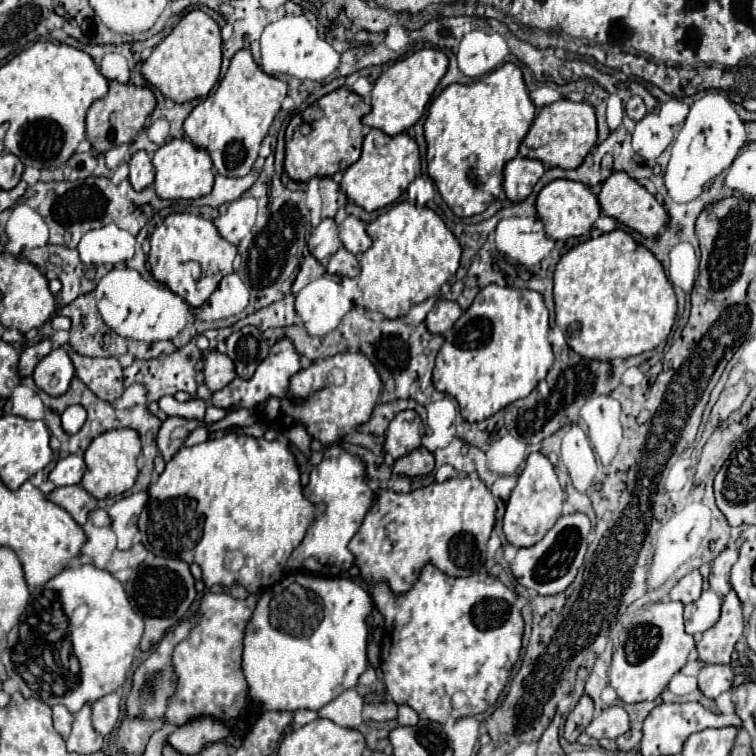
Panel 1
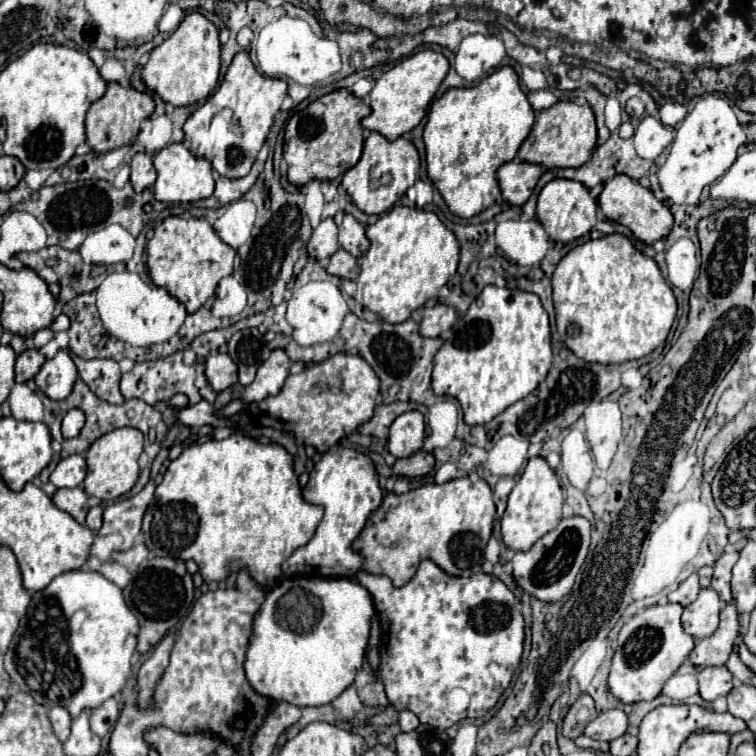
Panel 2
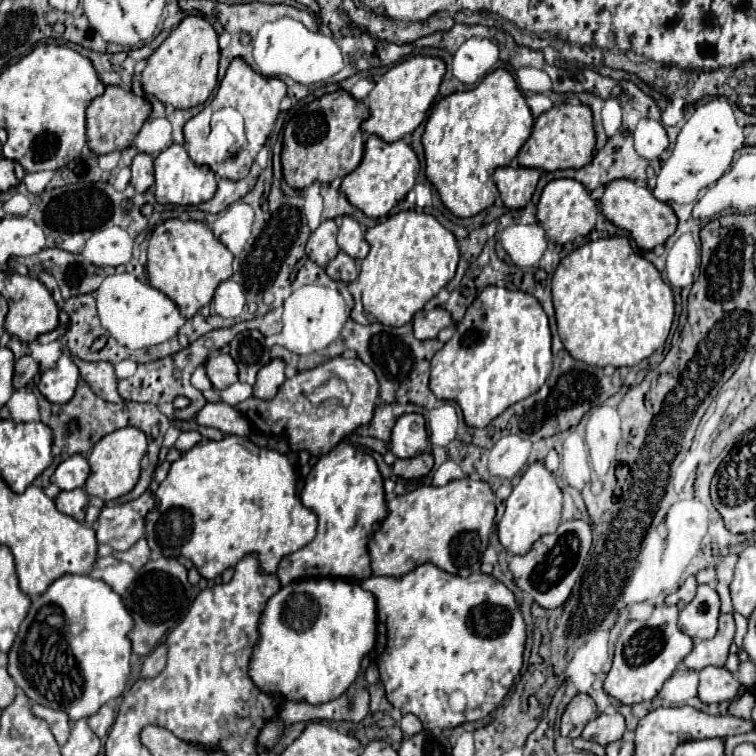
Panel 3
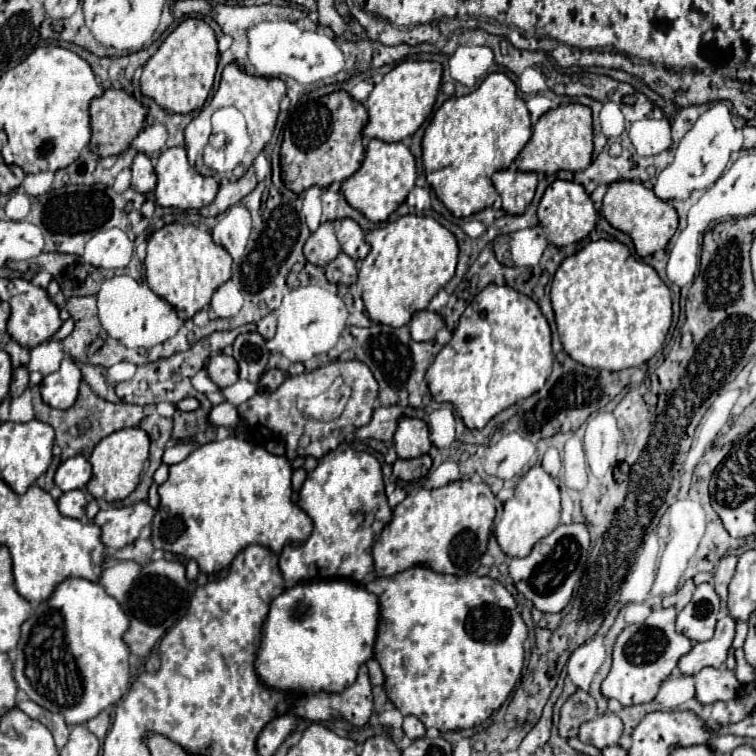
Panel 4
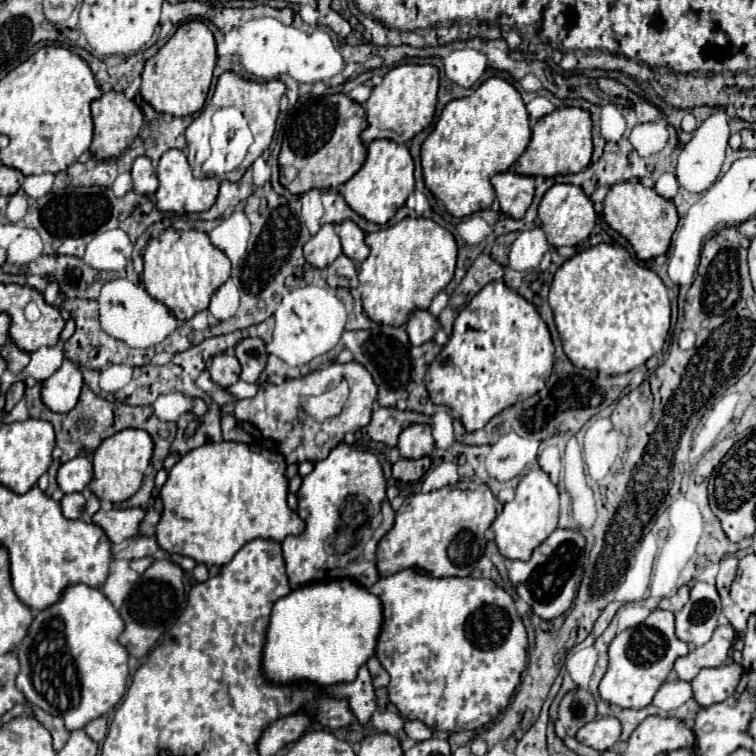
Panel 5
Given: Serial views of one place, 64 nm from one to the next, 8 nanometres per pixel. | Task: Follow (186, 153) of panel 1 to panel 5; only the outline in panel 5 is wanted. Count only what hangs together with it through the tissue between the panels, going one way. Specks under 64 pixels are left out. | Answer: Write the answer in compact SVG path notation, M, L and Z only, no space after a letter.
M182 150L164 152L160 162L158 162L156 172L158 172L158 180L160 180L160 186L156 190L156 208L162 210L162 212L178 212L178 214L204 212L214 204L214 200L218 196L220 180L216 180L216 178L196 180L192 176L192 168L190 168L186 154Z

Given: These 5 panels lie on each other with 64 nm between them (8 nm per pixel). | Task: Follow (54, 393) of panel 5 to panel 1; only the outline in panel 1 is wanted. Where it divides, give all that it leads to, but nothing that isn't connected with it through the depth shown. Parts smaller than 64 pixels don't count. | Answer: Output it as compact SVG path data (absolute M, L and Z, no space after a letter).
M54 348L34 368L34 384L50 396L60 396L68 390L74 376L74 364L64 348Z

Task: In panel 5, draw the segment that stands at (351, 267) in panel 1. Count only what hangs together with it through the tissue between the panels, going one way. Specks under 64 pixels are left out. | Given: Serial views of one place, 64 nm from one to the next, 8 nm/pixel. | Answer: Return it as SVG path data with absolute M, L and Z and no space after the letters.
M340 254L330 266L328 266L328 276L326 276L328 284L338 288L356 288L358 286L358 272L356 272L356 264L346 256Z

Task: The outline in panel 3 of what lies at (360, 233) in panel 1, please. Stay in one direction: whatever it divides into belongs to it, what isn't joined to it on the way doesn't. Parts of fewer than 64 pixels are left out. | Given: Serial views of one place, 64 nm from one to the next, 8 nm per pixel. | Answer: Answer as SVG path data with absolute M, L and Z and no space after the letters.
M344 216L344 222L338 230L338 246L350 254L352 258L364 258L368 254L368 242L364 238L364 230L362 226L352 218L352 216Z

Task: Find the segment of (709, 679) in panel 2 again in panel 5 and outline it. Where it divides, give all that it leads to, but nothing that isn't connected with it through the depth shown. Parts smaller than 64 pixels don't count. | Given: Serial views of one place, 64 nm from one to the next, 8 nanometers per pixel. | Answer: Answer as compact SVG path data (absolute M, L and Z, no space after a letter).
M722 664L718 668L702 668L698 676L692 680L694 700L708 708L716 702L724 702L736 690L740 682L742 666L740 664Z

